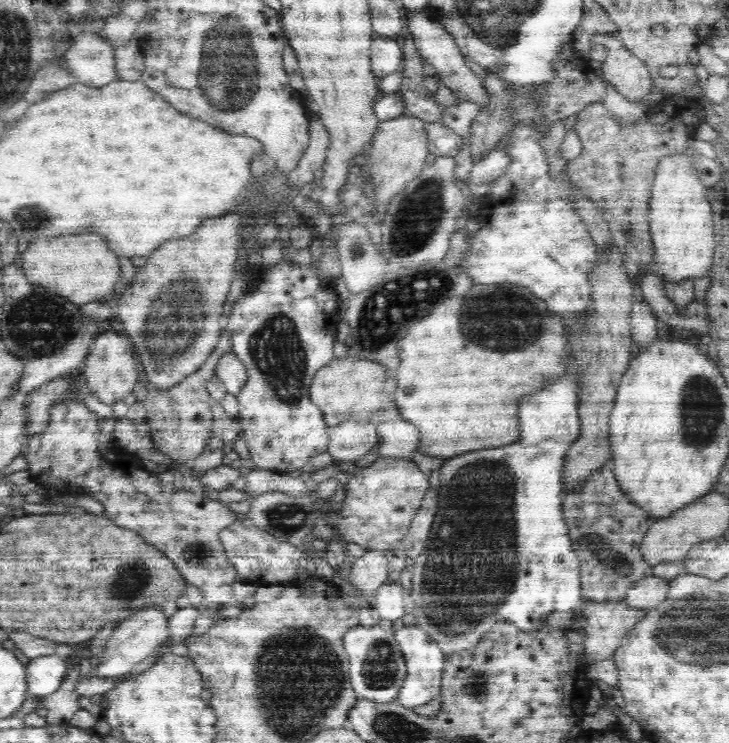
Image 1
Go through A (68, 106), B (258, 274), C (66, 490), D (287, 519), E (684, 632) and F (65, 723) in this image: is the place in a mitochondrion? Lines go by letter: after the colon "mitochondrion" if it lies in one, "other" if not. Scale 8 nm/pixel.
A: other
B: other
C: other
D: mitochondrion
E: mitochondrion
F: other

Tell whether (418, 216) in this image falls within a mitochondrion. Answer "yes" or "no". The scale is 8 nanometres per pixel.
yes

